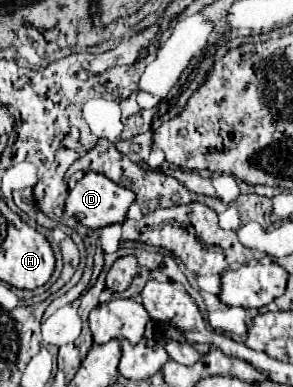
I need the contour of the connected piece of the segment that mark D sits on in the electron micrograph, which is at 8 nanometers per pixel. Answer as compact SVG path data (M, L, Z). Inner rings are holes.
M88 171L68 193L66 199L66 213L70 217L76 217L82 225L86 225L88 229L100 229L106 225L114 225L114 223L122 223L126 219L126 211L134 201L134 193L126 187L116 185L114 181L110 181L108 177Z

